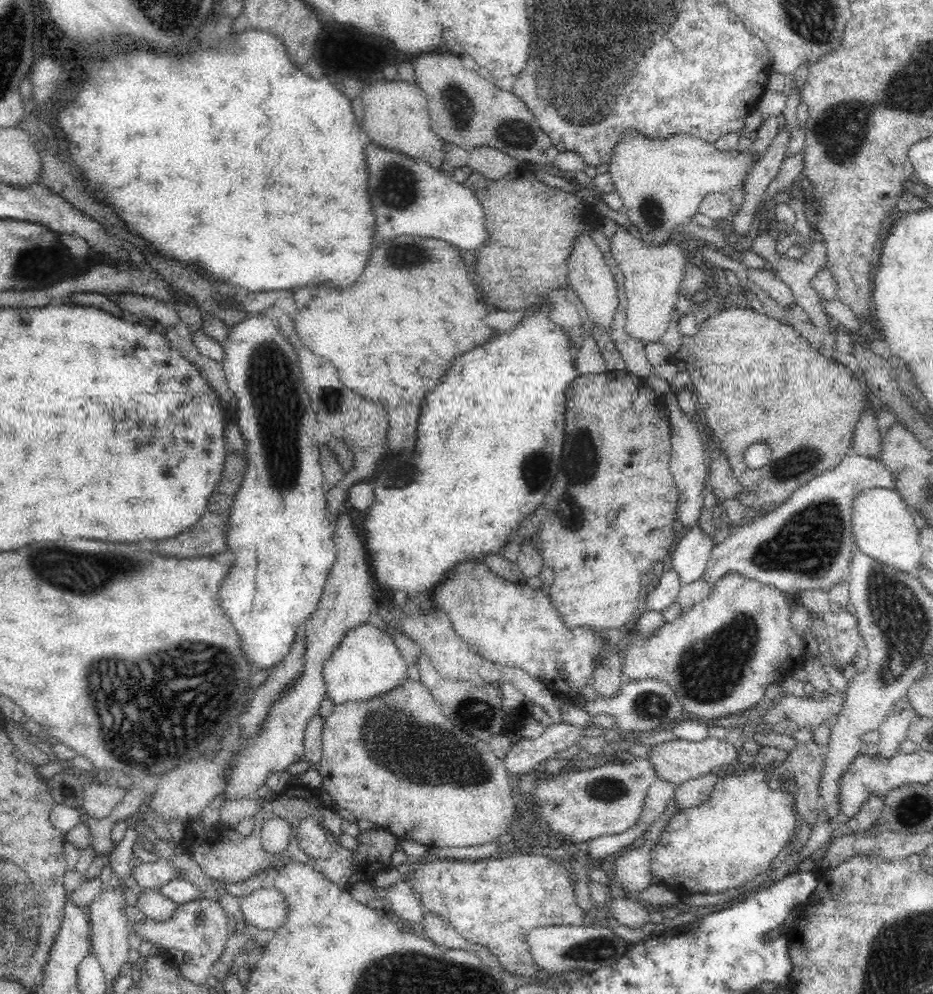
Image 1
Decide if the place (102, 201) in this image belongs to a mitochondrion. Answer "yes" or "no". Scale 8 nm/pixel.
no

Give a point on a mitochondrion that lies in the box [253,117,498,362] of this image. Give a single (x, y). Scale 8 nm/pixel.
(394, 186)

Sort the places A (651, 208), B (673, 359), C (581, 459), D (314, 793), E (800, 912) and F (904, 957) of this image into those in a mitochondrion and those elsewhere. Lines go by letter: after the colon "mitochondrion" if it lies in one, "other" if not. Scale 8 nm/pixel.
A: mitochondrion
B: other
C: mitochondrion
D: other
E: other
F: mitochondrion

